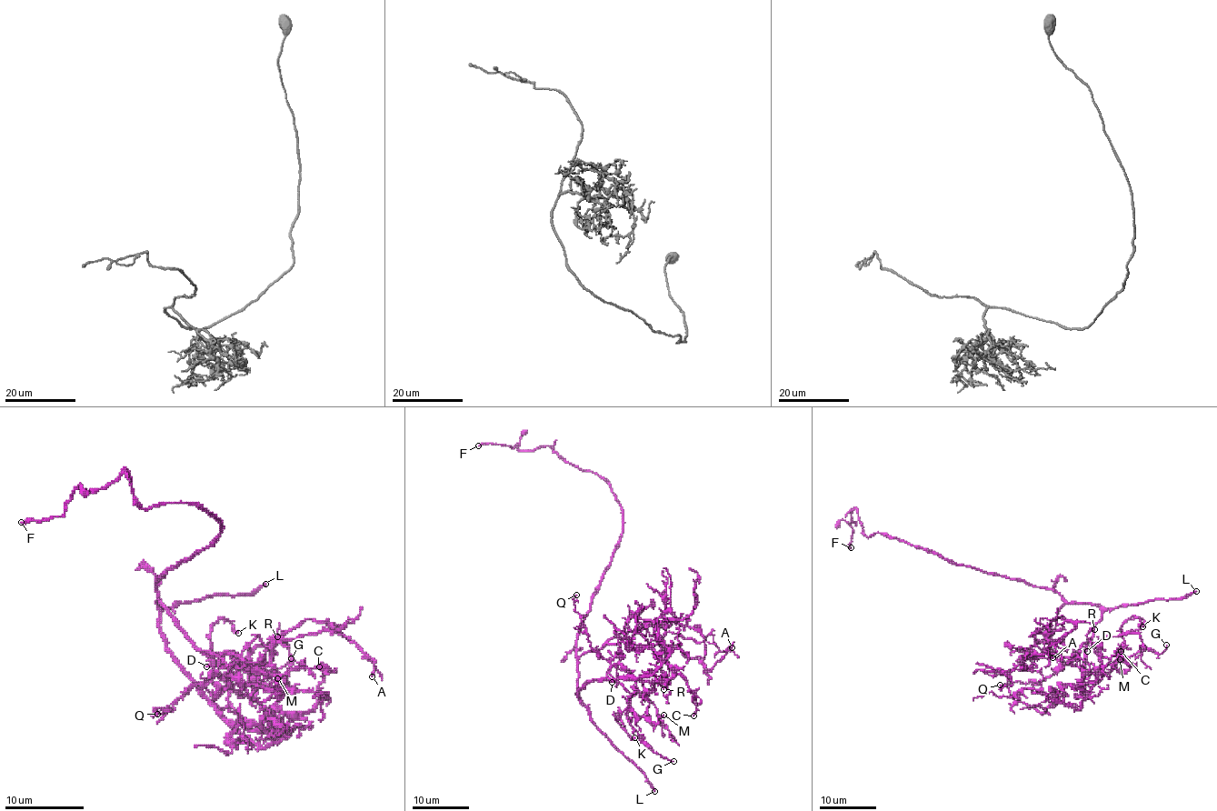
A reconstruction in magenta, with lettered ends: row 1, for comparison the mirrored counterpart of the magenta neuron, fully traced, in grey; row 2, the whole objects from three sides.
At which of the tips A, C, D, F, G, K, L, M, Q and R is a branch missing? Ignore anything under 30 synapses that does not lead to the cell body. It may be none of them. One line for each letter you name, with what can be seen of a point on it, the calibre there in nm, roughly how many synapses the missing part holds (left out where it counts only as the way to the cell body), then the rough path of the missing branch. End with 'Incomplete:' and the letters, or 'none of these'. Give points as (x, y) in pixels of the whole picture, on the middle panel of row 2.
L: at (654, 791); 200 nm thick
Incomplete: L

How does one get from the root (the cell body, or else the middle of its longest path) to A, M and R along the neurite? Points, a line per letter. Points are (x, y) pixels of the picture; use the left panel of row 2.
A: (163, 575), (159, 603), (206, 655), (264, 668), (287, 631), (326, 621), (374, 660), (372, 676)
M: (163, 575), (164, 646), (226, 719), (259, 724), (255, 680), (277, 678)
R: (163, 575), (157, 594), (164, 646), (226, 719), (264, 719), (255, 670), (277, 636)

